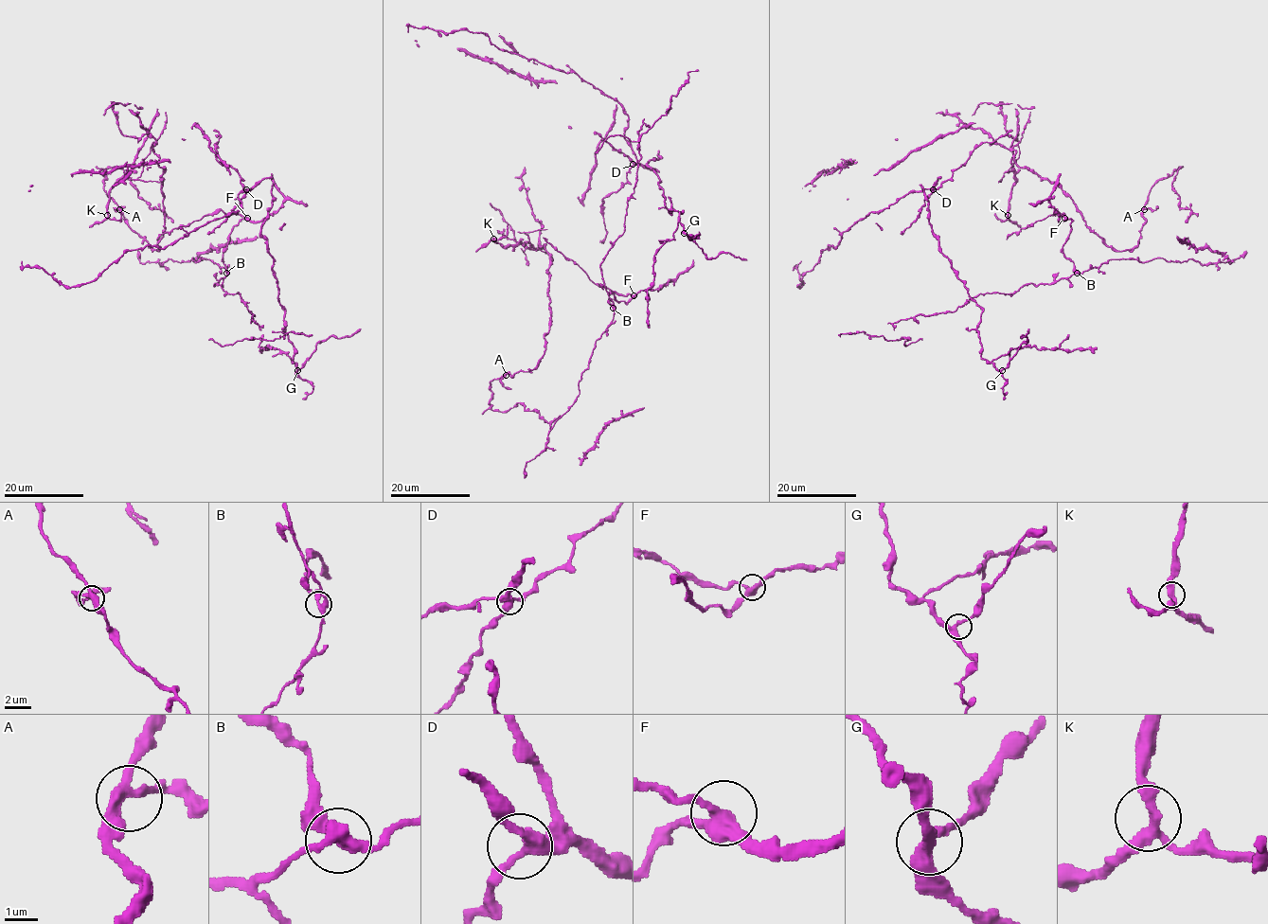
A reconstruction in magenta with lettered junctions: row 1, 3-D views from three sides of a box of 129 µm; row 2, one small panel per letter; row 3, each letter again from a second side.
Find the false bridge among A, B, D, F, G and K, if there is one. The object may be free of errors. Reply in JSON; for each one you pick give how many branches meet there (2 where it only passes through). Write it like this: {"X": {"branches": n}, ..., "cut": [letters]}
{"B": {"branches": 3}, "cut": ["B"]}

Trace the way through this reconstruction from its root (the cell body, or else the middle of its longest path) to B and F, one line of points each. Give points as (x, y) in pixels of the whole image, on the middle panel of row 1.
B: (602, 276), (613, 309)
F: (602, 276), (614, 304), (610, 304), (609, 295), (612, 293), (618, 302), (627, 302), (634, 295)

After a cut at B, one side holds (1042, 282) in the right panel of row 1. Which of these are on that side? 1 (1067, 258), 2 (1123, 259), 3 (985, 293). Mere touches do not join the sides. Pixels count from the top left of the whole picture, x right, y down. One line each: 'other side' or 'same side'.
1: other side
2: same side
3: same side

